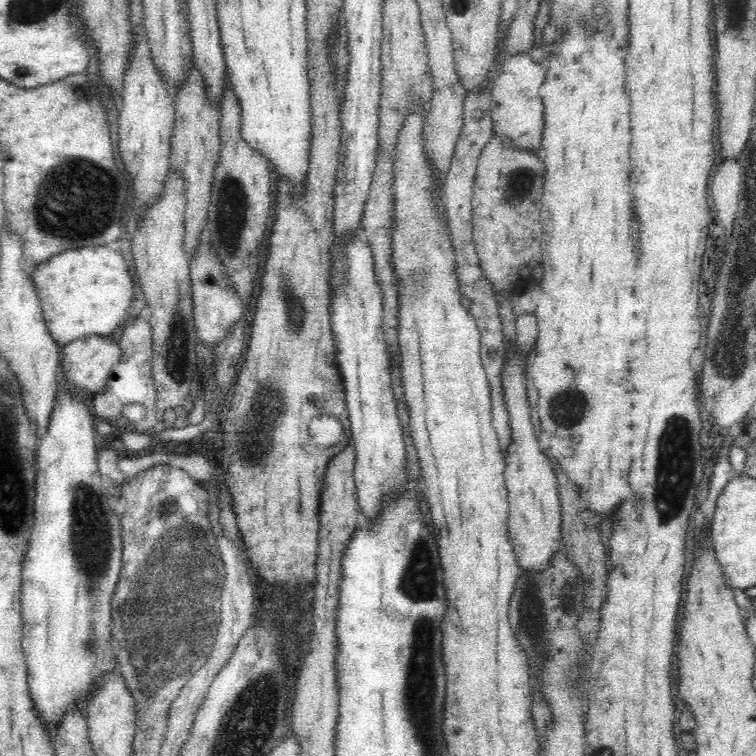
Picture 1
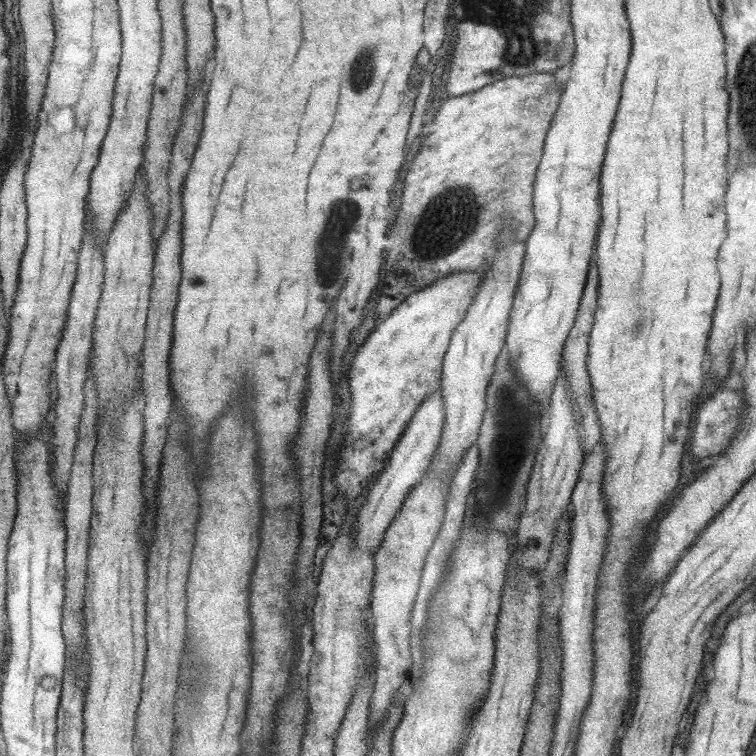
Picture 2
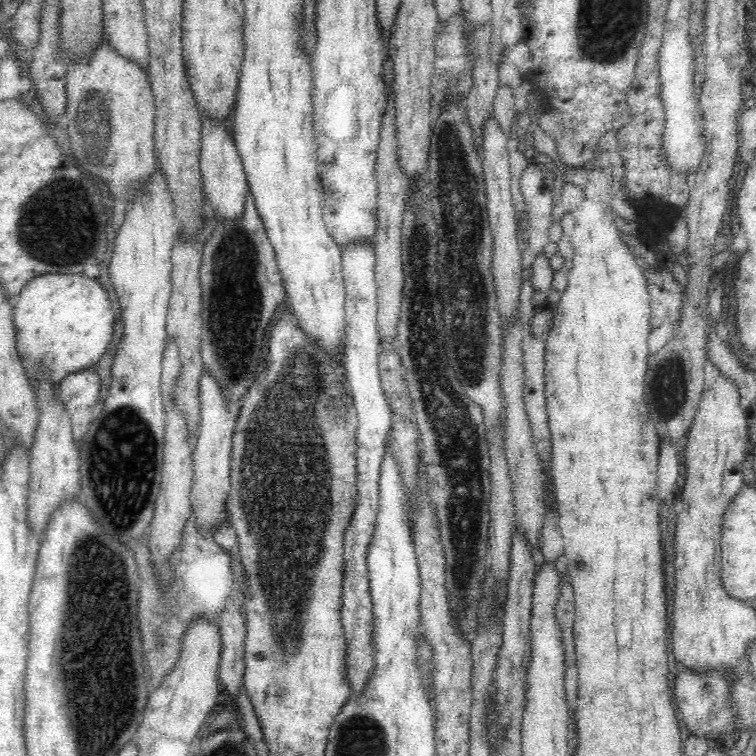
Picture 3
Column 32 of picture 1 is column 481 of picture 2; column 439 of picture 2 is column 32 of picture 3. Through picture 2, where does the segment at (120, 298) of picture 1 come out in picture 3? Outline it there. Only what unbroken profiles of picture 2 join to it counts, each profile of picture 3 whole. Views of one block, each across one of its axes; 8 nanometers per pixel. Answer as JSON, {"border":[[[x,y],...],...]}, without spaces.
{"border":[[[51,273],[32,278],[18,293],[14,311],[18,353],[20,353],[22,365],[26,369],[32,388],[36,388],[34,377],[40,377],[40,373],[50,377],[55,384],[59,384],[66,374],[96,366],[102,354],[106,352],[114,334],[115,315],[108,291],[104,289],[98,278],[90,278],[85,273]]]}

